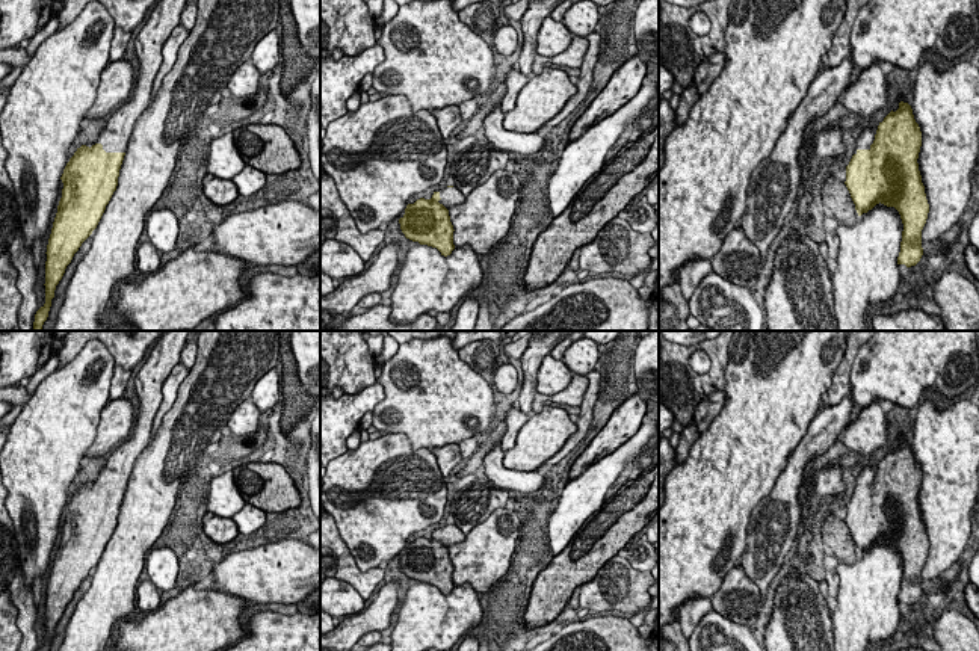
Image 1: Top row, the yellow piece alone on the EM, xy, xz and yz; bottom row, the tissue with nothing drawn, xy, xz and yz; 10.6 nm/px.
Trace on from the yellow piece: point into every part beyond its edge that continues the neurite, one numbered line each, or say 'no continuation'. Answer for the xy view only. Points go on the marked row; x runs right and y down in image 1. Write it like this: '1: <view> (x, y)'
1: xy (148, 44)

